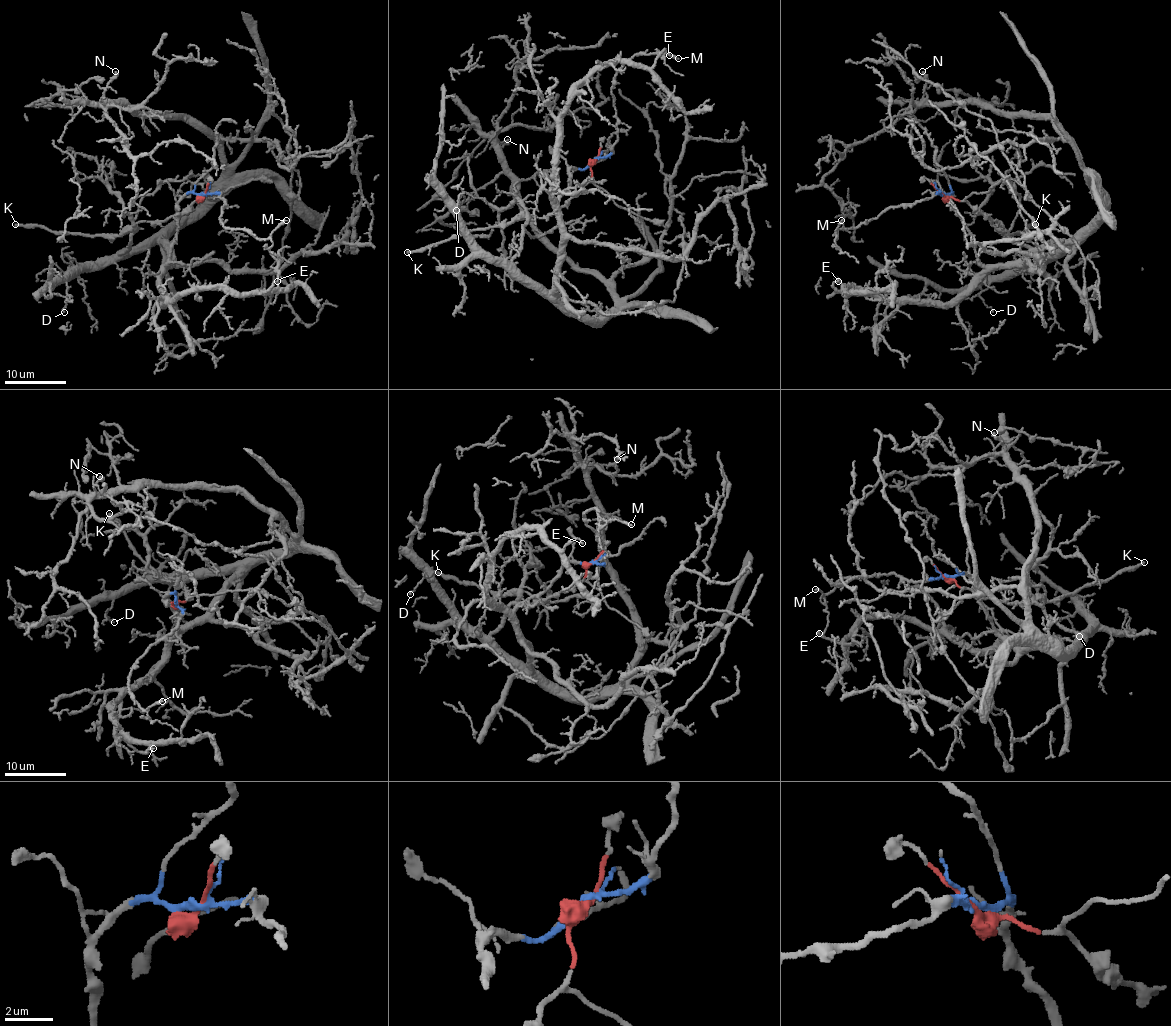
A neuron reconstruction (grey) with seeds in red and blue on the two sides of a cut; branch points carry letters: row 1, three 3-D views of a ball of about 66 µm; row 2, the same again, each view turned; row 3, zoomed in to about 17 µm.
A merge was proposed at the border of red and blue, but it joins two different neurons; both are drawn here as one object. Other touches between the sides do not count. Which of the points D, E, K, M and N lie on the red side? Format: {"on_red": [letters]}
{"on_red": ["K"]}

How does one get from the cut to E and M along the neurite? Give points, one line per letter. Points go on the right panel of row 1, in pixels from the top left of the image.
E: (943, 193), (953, 193), (951, 208), (983, 268), (948, 303), (840, 292), (838, 280)
M: (943, 193), (887, 207), (876, 217), (838, 230), (837, 239), (837, 227), (841, 221)

